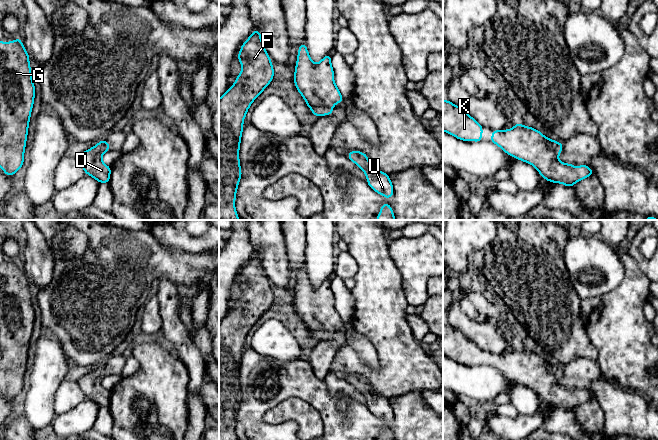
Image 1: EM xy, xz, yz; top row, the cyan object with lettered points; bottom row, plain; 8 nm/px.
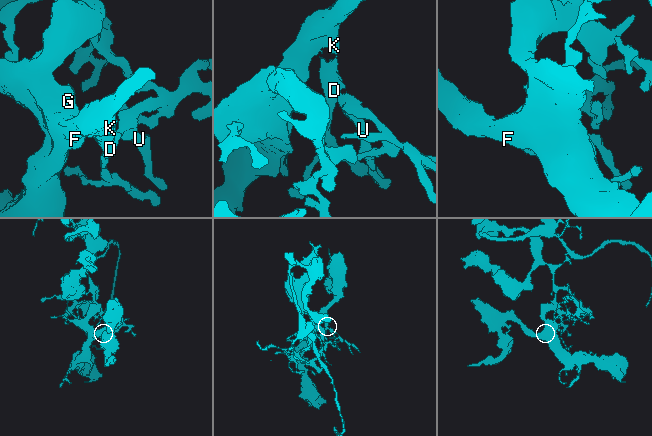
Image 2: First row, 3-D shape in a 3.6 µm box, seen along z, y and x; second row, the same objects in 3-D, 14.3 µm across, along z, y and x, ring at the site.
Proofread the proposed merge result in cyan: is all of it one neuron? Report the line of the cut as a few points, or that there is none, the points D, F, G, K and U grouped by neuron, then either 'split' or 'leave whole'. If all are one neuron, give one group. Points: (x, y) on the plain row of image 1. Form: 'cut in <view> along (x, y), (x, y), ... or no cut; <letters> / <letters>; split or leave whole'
no cut; D F G K U; leave whole

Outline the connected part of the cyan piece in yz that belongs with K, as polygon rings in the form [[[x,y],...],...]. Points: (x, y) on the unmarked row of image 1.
[[[443,324],[443,355],[462,365],[482,365],[483,350],[462,332]]]

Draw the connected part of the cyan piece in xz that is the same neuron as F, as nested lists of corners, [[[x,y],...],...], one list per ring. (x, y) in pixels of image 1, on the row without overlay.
[[[254,253],[238,276],[242,294],[235,307],[219,323],[219,440],[238,440],[235,433],[236,416],[242,400],[239,373],[246,337],[274,301],[271,283],[262,267],[260,255]]]

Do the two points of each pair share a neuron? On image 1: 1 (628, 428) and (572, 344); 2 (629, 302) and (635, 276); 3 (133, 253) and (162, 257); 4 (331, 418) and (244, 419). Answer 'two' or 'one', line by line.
1: two
2: one
3: one
4: one

